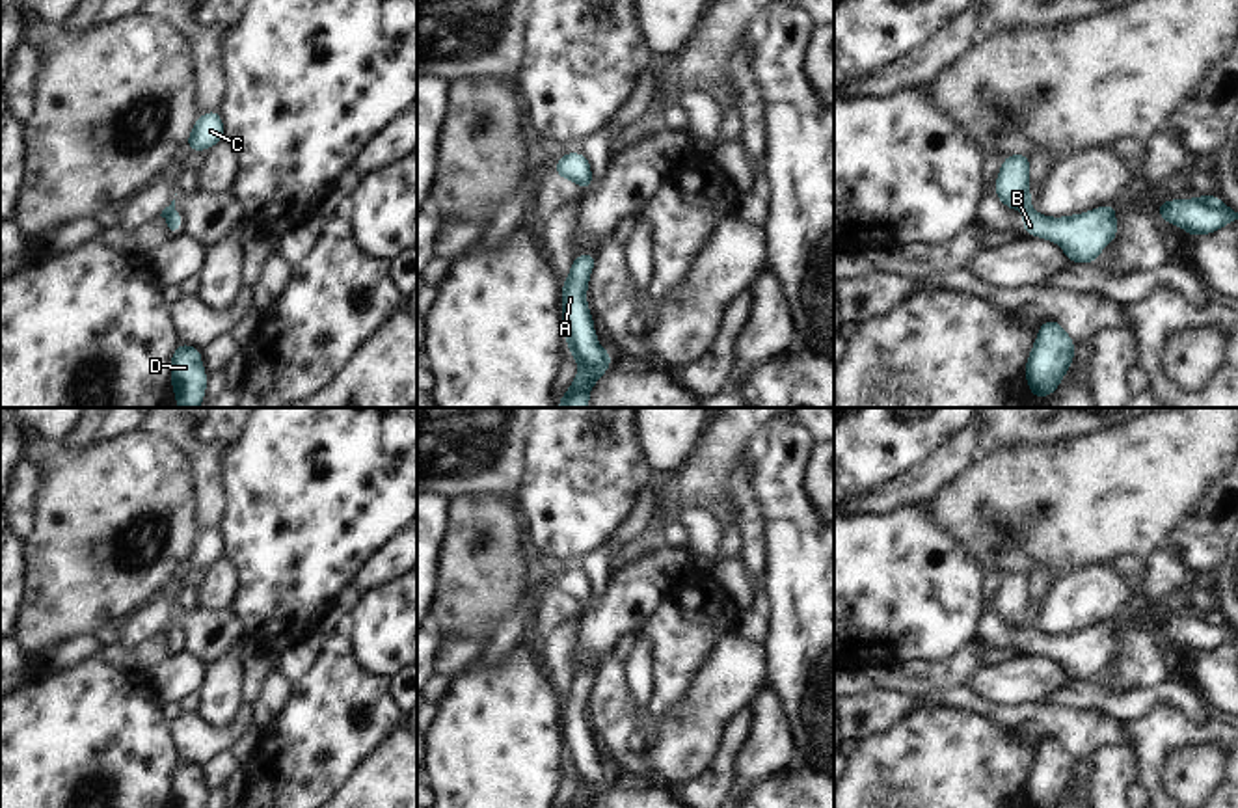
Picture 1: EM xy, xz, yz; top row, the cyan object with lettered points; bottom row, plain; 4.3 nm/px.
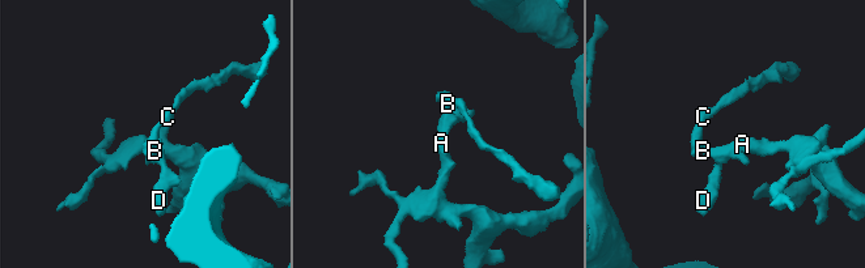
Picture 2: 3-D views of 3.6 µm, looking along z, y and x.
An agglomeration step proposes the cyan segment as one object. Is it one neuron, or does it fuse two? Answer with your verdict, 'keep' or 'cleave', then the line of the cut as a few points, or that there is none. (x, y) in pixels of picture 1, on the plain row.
cleave | xy (174, 624), (166, 635)

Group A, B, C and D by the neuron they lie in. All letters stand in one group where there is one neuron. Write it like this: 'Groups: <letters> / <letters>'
Groups: A B D / C.

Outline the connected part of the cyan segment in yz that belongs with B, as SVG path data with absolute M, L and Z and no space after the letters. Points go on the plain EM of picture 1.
M1113 620L1069 635L1044 635L1029 626L1022 646L1031 653L1061 661L1070 680L1095 680L1104 663L1117 655L1115 629Z

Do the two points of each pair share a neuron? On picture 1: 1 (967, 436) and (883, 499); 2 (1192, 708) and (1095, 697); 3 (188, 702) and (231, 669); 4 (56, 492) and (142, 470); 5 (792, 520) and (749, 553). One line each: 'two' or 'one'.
1: one
2: one
3: two
4: one
5: two

